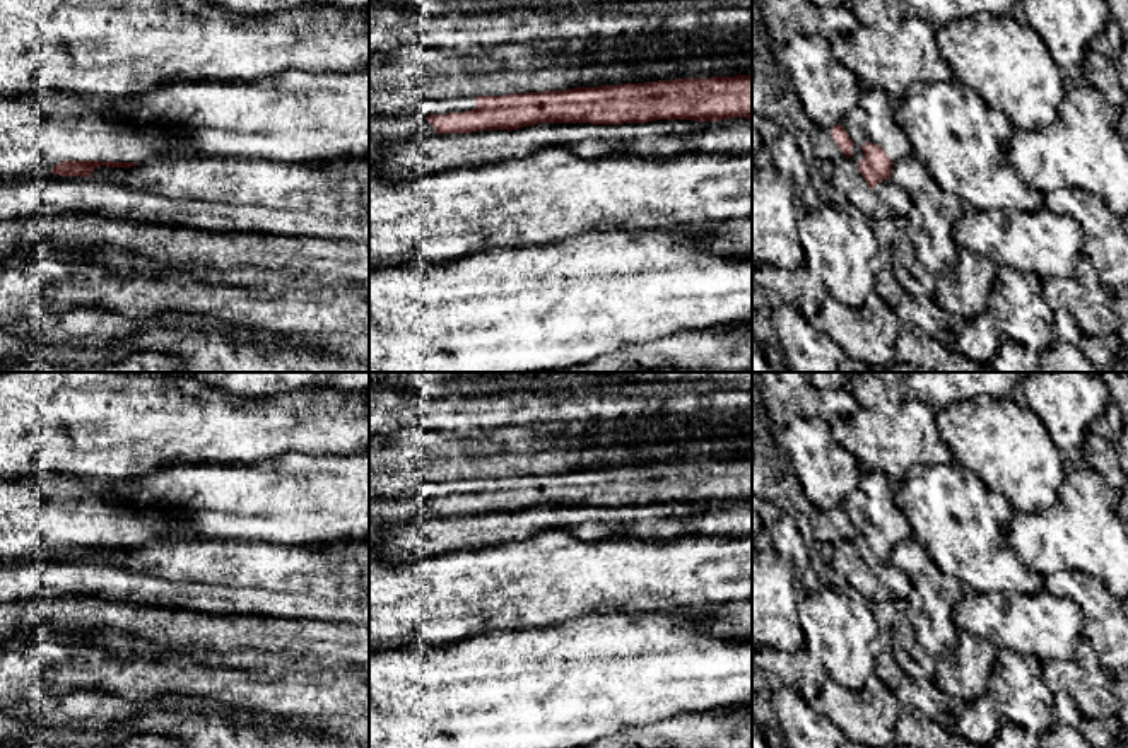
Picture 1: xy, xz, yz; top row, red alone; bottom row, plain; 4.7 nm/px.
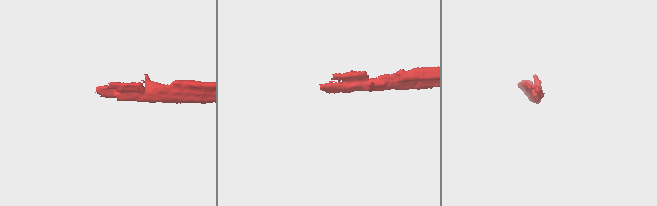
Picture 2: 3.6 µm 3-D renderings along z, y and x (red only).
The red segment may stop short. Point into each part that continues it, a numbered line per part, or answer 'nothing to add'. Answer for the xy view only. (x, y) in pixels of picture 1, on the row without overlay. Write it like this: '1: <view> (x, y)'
1: xy (36, 514)

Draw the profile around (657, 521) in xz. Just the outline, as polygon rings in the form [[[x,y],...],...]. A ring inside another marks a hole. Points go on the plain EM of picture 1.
[[[656,502],[648,505],[591,507],[538,505],[518,512],[472,516],[424,516],[386,531],[369,555],[391,564],[506,540],[532,538],[545,529],[567,529],[581,540],[629,535],[637,540],[672,540],[684,533],[704,536],[752,536],[752,502],[716,504]]]

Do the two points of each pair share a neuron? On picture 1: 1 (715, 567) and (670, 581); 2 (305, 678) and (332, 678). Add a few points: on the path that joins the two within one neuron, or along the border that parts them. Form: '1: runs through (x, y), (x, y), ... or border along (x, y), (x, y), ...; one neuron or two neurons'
1: runs through (704, 569), (681, 572); one neuron
2: runs through (311, 678), (325, 678); one neuron

